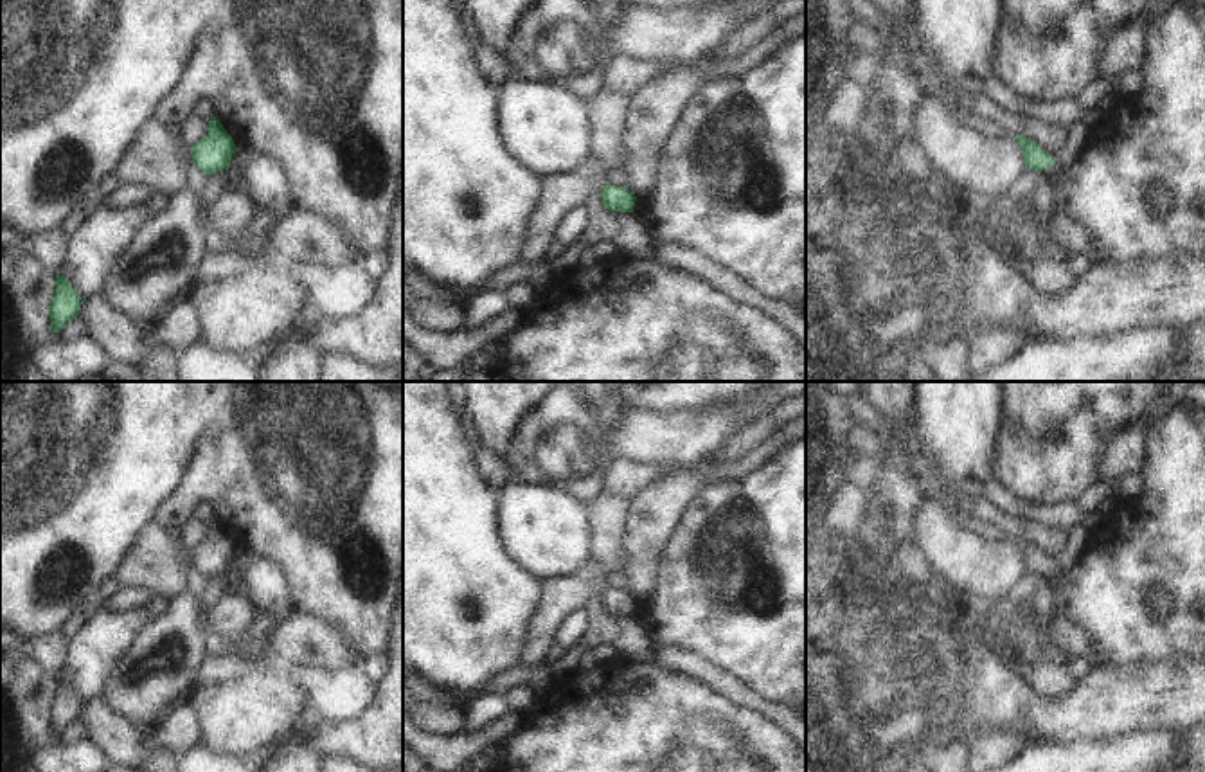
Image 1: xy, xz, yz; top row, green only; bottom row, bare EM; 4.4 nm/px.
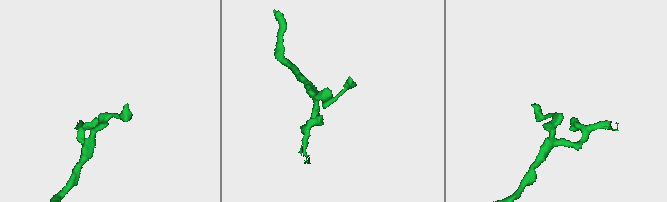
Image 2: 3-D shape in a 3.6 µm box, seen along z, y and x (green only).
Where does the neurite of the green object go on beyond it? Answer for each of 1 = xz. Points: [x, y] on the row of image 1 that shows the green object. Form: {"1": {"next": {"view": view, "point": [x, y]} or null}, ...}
{"1": {"next": null}}

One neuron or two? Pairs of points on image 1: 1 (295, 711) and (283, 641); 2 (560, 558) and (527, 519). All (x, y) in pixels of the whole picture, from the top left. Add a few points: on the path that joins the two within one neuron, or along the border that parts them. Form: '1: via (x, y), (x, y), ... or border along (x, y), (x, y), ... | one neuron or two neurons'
1: border along (288, 673), (261, 670), (245, 675) | two neurons
2: via (558, 549), (536, 528) | one neuron

